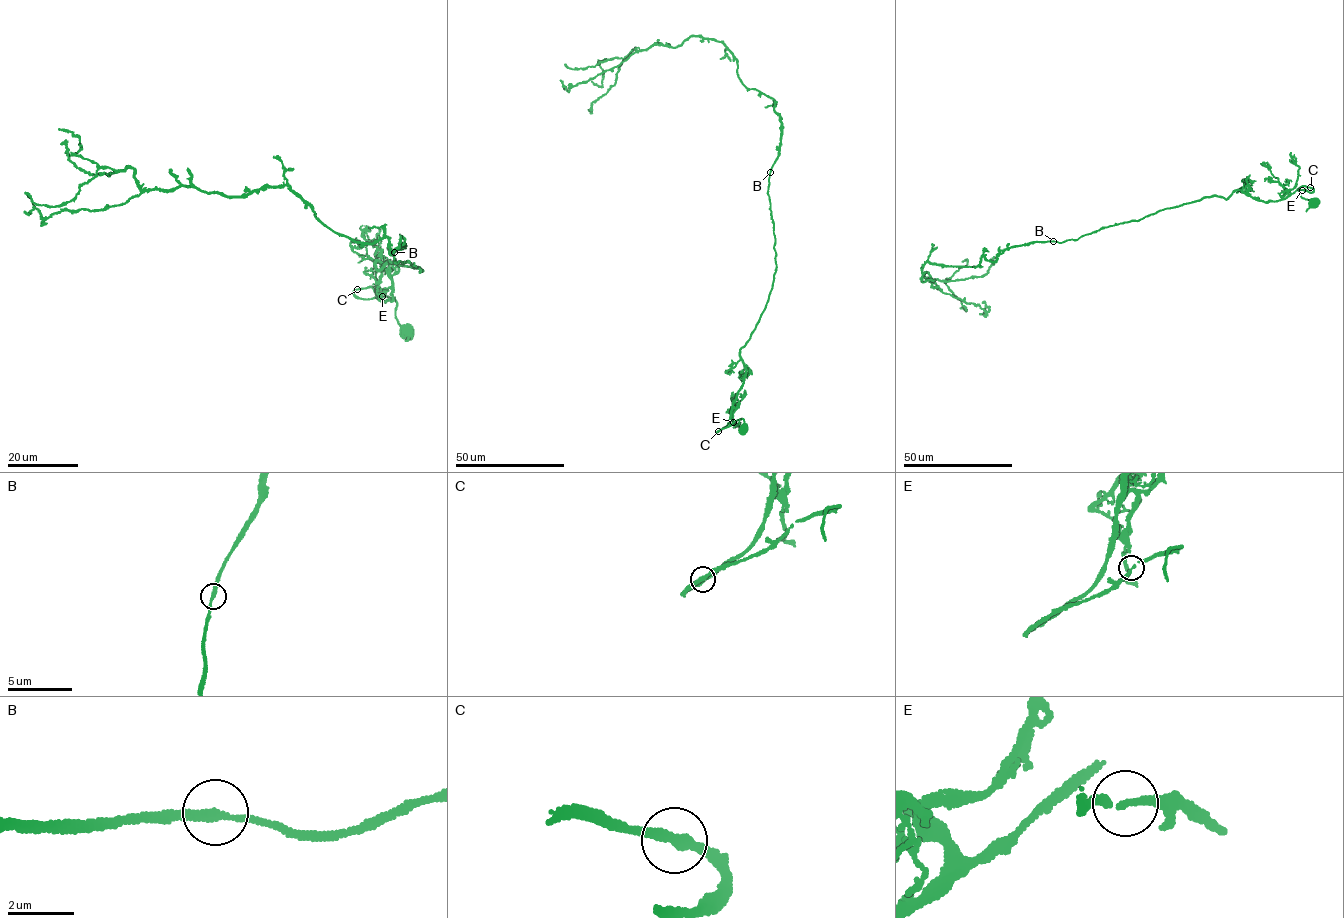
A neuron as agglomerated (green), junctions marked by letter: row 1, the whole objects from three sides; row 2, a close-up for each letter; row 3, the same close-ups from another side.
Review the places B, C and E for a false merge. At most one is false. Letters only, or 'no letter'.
no letter

